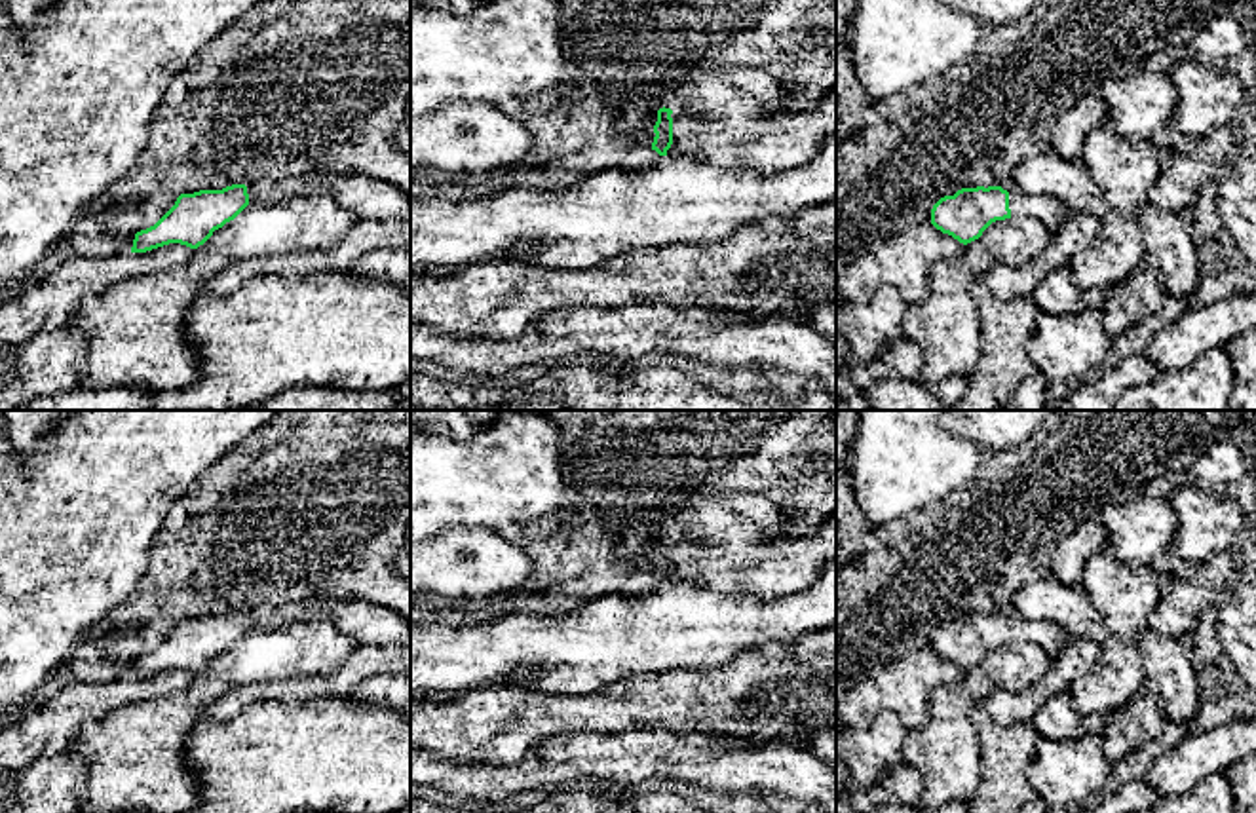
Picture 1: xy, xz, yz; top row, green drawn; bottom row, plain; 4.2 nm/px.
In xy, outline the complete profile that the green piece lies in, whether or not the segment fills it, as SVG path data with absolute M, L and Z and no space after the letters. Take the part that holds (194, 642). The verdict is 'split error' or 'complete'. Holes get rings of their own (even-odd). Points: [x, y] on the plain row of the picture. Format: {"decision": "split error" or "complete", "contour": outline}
{"decision": "complete", "contour": "M245 610L181 619L154 652L135 659L131 678L146 678L169 669L198 674L247 631L249 619Z"}

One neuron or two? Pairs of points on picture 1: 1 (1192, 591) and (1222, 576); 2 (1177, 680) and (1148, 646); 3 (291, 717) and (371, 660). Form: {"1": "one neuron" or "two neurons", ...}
{"1": "one neuron", "2": "one neuron", "3": "two neurons"}

